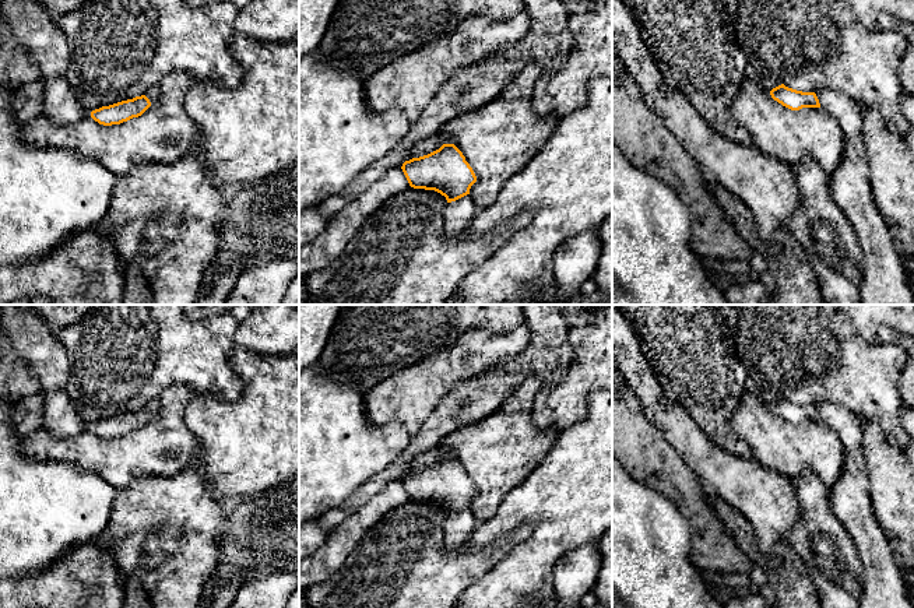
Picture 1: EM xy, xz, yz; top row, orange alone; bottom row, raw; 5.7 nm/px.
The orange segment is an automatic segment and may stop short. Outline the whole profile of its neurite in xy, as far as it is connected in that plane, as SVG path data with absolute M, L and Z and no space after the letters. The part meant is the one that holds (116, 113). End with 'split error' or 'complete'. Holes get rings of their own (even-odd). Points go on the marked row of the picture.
M154 87L141 96L95 109L91 112L91 117L103 126L120 124L141 116L150 106L157 105L158 98L159 88Z | split error

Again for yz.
M781 84L770 95L791 110L820 108L843 131L844 150L830 175L830 193L851 222L862 249L861 305L914 305L903 257L872 196L861 103L832 88L802 92Z | split error

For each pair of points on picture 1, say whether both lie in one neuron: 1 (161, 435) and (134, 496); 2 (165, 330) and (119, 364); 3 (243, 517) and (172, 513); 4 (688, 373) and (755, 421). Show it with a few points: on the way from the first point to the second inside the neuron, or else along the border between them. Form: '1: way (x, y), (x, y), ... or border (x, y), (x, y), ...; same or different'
1: border (175, 474), (137, 477), (118, 491); different
2: way (154, 341), (140, 343), (130, 352); same
3: border (227, 513), (215, 547); different
4: border (744, 389), (731, 420), (733, 432), (738, 439); different

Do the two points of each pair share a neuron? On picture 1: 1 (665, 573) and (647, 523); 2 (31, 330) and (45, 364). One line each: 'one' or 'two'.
1: one
2: one

